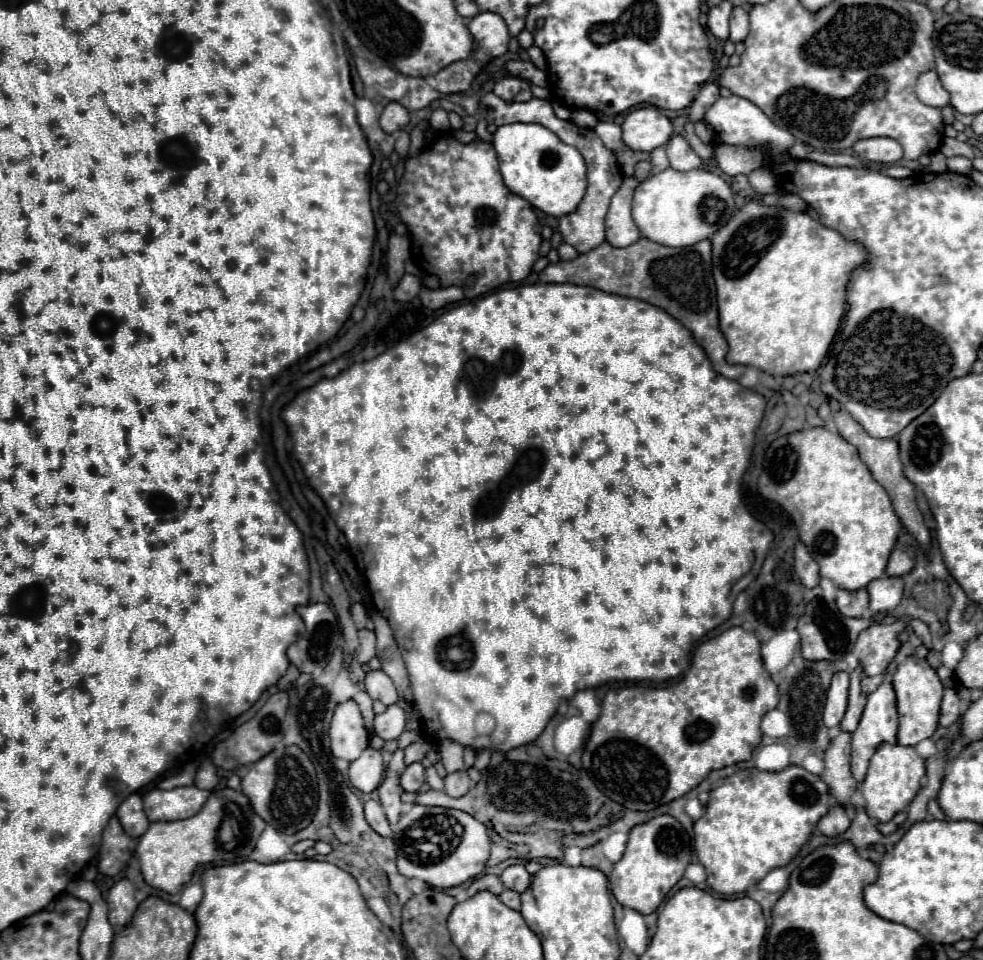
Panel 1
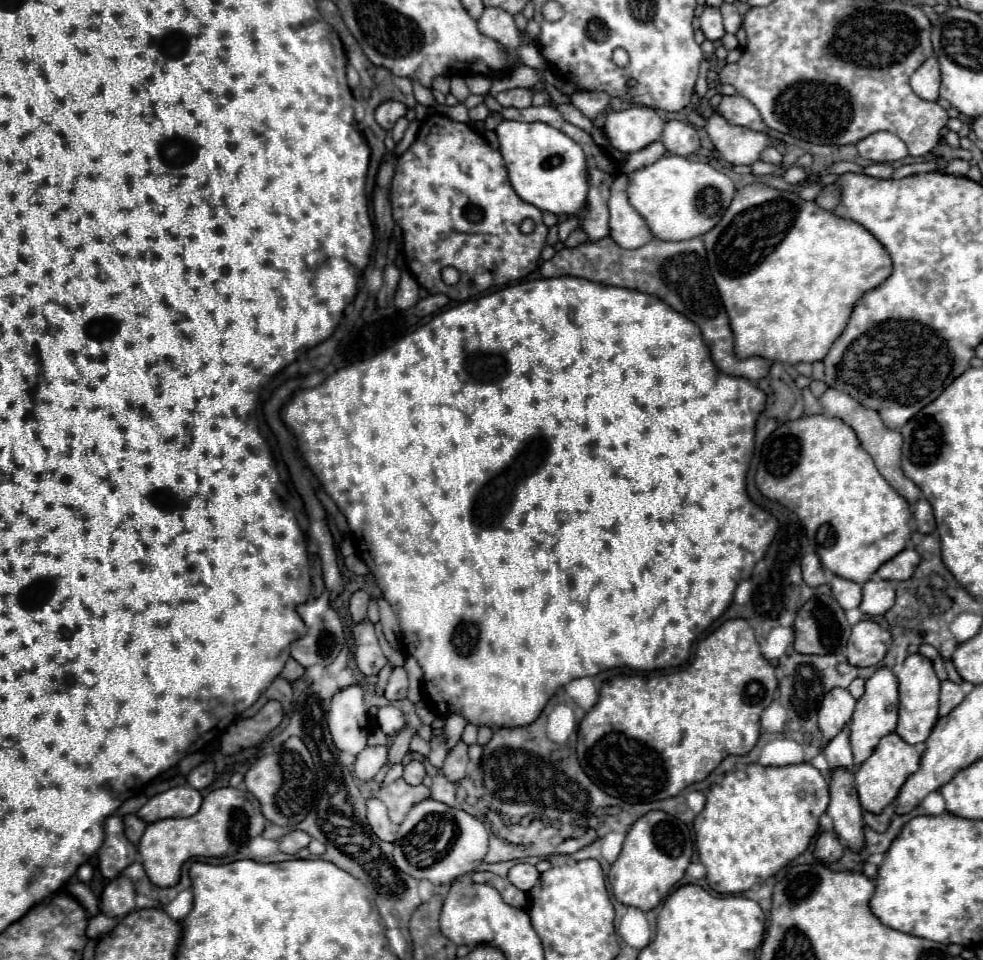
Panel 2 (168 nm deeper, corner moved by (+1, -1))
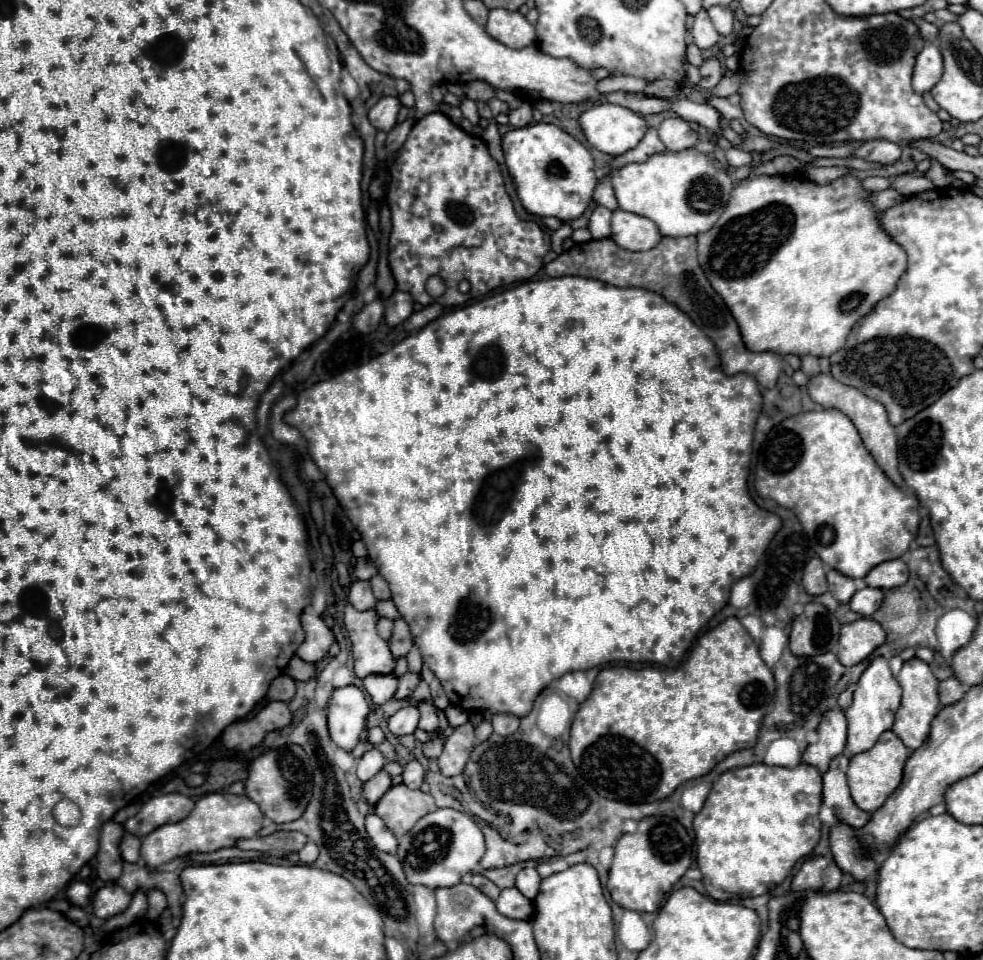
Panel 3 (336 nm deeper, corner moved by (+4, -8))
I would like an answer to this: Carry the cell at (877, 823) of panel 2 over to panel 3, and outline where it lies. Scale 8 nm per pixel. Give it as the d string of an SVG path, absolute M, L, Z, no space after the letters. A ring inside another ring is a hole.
M846 752L832 758L830 768L826 770L826 774L822 774L824 778L822 802L834 810L838 820L850 824L852 828L862 828L870 820L870 814L860 810L850 796L850 790L846 784L848 762L850 762L850 756Z

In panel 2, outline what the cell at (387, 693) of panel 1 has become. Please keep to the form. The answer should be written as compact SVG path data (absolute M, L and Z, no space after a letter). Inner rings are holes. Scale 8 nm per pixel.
M397 667L389 681L387 681L387 687L385 687L385 697L389 701L399 701L399 699L405 699L407 697L407 685L409 685L409 679L407 679L407 673L403 667Z

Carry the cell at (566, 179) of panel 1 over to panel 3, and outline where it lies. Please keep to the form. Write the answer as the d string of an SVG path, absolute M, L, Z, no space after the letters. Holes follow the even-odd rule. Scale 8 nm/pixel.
M540 122L506 132L502 136L502 150L516 194L530 214L554 216L562 222L582 216L596 188L596 172L590 152L576 138L552 124Z

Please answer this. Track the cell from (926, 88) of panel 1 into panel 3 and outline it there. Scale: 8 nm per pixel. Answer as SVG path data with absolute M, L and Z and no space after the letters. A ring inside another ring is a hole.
M926 44L924 50L916 58L916 68L912 76L912 88L916 94L930 92L936 84L938 78L942 76L942 56L938 46Z

